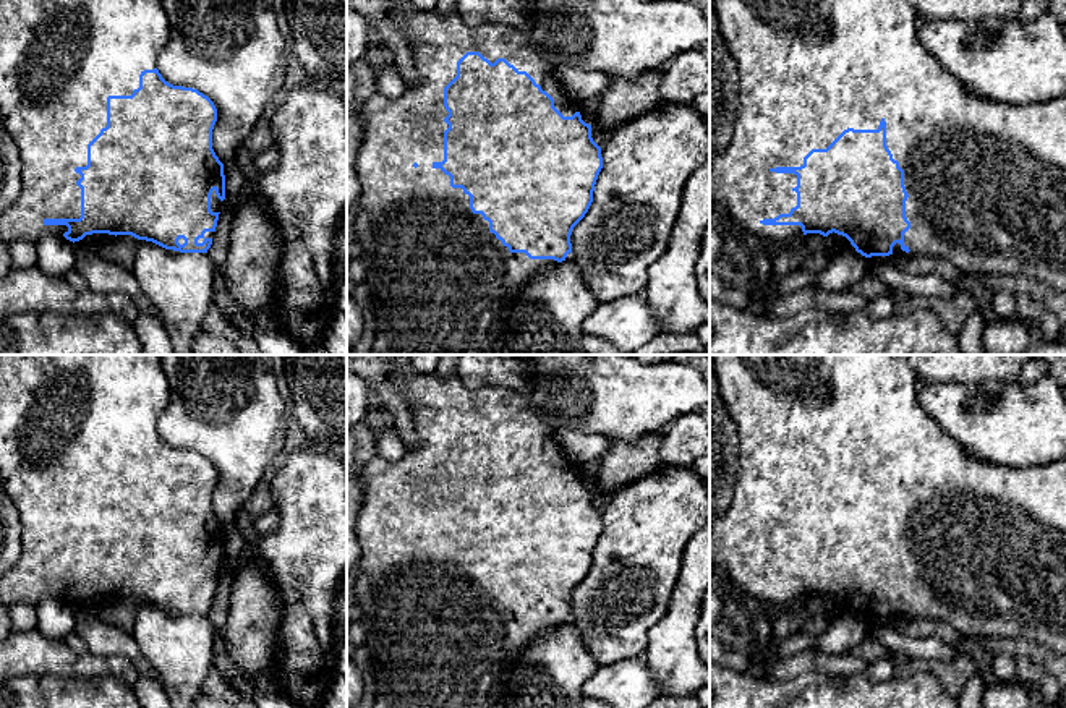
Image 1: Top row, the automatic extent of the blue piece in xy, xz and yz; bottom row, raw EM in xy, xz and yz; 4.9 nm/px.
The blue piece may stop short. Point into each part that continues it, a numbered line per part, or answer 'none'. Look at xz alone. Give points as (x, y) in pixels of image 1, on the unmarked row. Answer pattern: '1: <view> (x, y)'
1: xz (436, 637)

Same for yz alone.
1: yz (987, 543)

